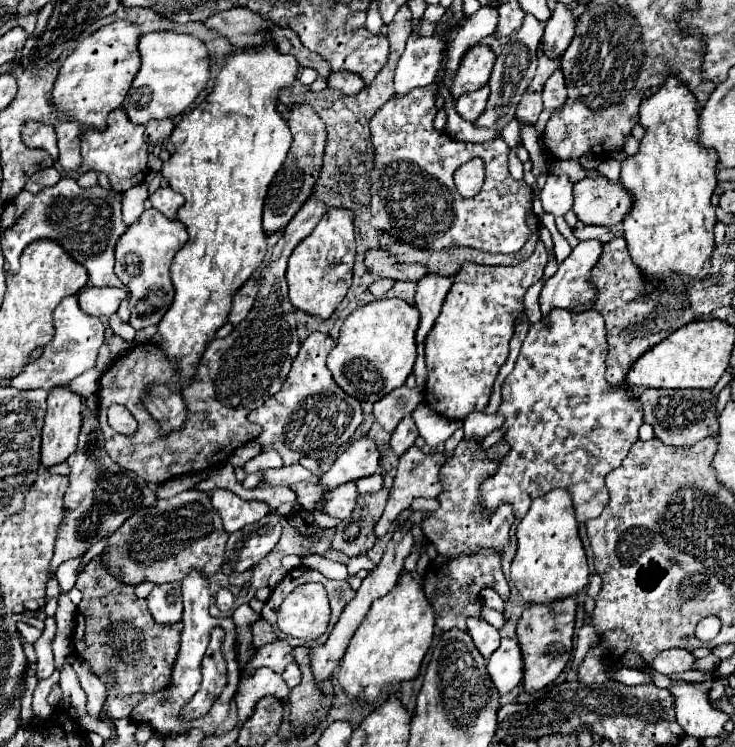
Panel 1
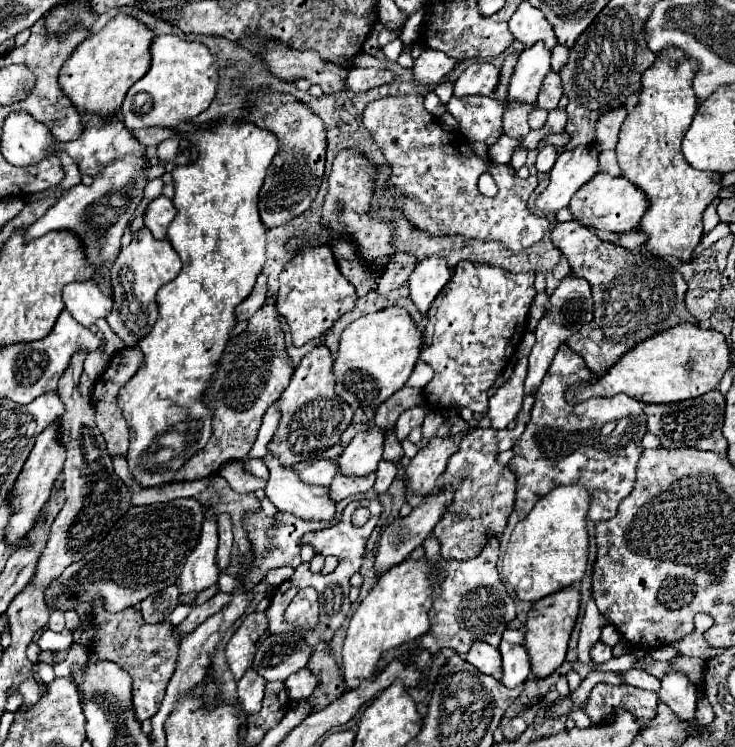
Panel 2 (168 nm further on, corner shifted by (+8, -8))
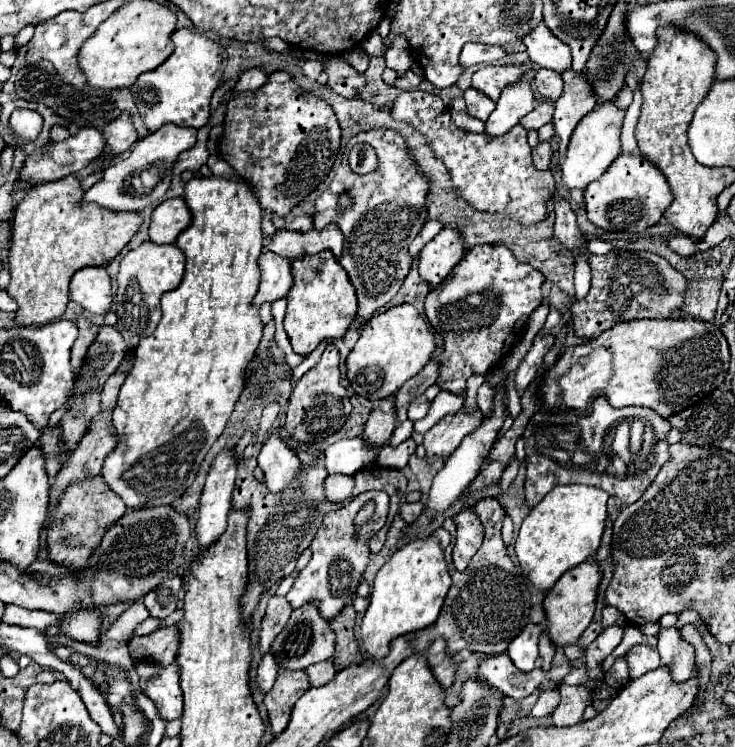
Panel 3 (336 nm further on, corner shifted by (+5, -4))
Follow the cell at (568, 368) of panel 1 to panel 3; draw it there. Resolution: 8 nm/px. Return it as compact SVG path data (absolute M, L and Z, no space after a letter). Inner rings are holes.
M598 397L590 409L588 415L578 415L578 413L548 413L538 407L534 413L532 421L528 423L522 439L526 443L526 503L528 507L536 507L556 485L568 485L568 483L586 483L598 489L604 489L610 499L608 499L608 515L616 517L624 507L630 503L638 501L642 493L648 489L648 485L654 481L656 473L662 469L662 465L668 461L668 437L670 423L660 417L652 409L644 407L622 407L614 409L604 397ZM620 421L630 421L632 427L632 439L630 439L630 451L632 451L632 461L640 469L638 475L626 471L620 473L616 471L616 459L608 453L608 437L612 433L612 427L616 427ZM652 423L656 431L656 441L654 445L644 451L642 449L642 435L644 435L644 425Z

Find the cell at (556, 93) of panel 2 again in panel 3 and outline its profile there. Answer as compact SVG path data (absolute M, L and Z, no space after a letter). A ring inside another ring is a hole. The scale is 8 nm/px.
M538 69L534 83L536 89L542 93L542 97L546 99L556 101L562 95L562 77L552 69Z

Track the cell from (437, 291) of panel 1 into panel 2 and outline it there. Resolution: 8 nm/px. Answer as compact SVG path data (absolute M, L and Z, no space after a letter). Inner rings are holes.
M427 257L417 263L415 271L409 277L411 301L419 309L421 315L427 313L439 291L451 279L451 269L441 257Z

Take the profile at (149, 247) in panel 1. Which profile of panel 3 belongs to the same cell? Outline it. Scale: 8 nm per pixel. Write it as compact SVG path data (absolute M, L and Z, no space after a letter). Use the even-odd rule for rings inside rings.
M152 241L128 251L120 261L118 293L116 293L116 329L126 339L128 347L134 349L138 341L150 335L160 319L160 297L180 285L184 275L184 253L176 245L156 245Z

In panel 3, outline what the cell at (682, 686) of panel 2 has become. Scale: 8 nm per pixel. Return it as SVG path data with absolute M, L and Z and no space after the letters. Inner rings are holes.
M664 627L658 633L658 651L662 663L670 667L674 679L686 681L694 669L694 647L680 635L676 627Z

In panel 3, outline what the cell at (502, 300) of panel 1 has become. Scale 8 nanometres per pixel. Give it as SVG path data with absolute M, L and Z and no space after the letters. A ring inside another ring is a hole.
M476 245L464 253L462 261L426 297L426 317L444 339L444 353L438 357L438 361L442 363L438 377L440 389L454 395L466 395L466 379L470 375L486 375L490 369L494 369L496 363L500 363L508 355L508 351L512 351L514 341L520 333L520 325L526 323L530 313L538 309L544 299L540 289L542 283L544 275L538 269L518 261L514 253L506 249L506 245Z

